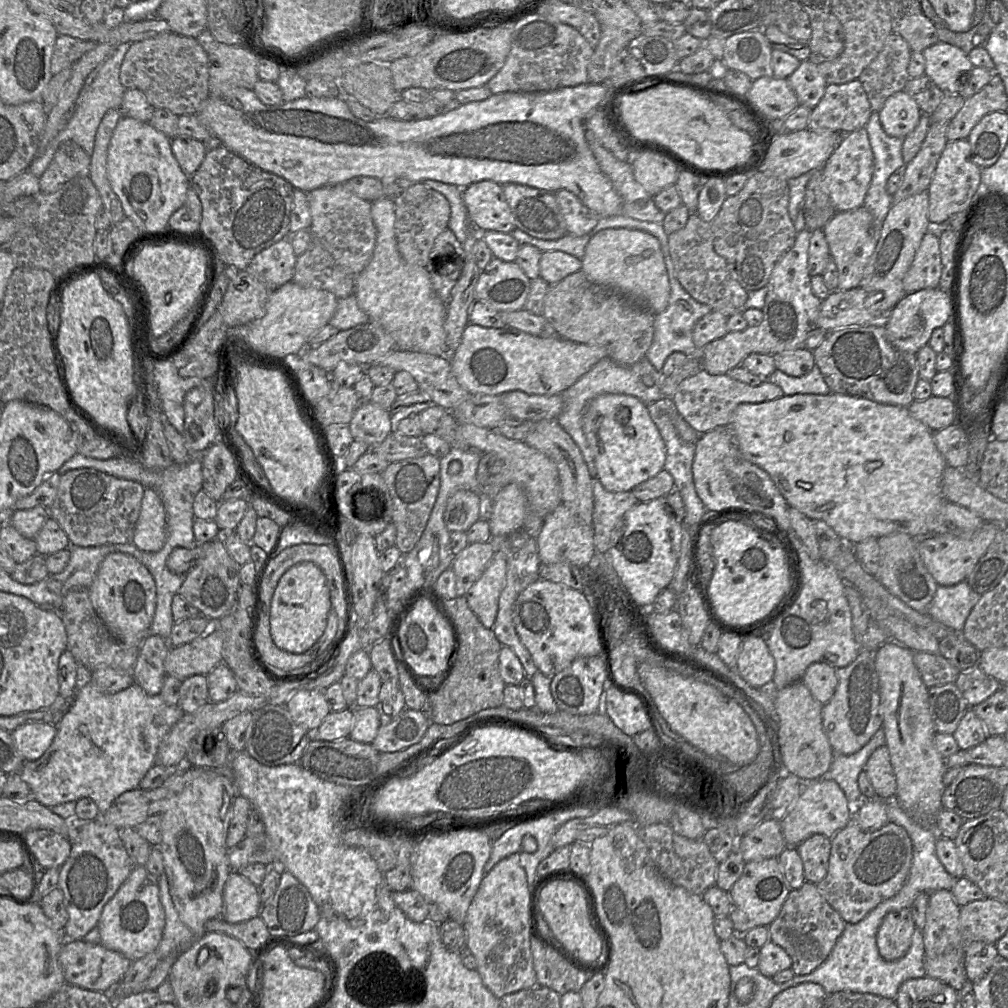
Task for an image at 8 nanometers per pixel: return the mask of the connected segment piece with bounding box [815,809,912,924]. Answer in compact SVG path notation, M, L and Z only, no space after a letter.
M854 809L848 824L831 838L827 874L821 882L815 885L820 894L838 912L846 924L855 924L882 901L899 892L907 880L911 863L912 842L904 828L893 822L888 822L875 832L864 832L856 822L856 809Z

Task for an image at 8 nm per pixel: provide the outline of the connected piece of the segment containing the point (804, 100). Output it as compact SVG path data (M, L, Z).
M816 59L801 62L787 81L797 97L799 105L811 110L819 103L827 86L818 70Z

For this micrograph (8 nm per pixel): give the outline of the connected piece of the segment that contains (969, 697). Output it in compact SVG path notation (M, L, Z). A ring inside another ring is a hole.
M978 666L969 671L960 672L955 684L969 707L985 701L1002 686L999 681L987 675Z

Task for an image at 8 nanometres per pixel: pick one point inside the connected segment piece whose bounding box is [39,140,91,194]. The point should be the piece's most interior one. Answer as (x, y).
(70, 160)

